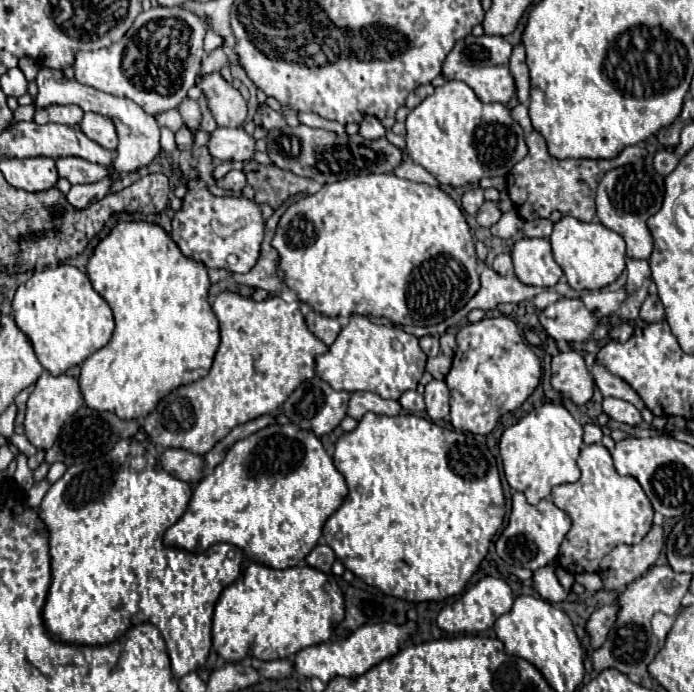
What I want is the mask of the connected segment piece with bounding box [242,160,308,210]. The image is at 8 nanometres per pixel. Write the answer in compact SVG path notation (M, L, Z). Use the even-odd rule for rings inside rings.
M254 160L246 162L244 170L248 184L254 188L254 200L258 204L270 204L274 210L282 206L288 198L306 192L308 180L300 178L288 170L282 170L274 164L262 166Z

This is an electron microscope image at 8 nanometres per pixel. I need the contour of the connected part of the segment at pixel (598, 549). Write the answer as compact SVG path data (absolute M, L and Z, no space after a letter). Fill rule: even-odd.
M604 444L584 446L578 458L582 476L574 484L554 486L550 500L572 518L572 528L566 534L558 562L572 574L596 572L600 560L616 544L638 544L652 528L654 508L646 498L636 478L620 476L612 464L612 456Z

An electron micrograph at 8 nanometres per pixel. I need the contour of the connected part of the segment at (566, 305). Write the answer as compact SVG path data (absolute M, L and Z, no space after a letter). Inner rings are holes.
M560 298L542 310L540 324L556 342L590 342L600 320L580 298Z

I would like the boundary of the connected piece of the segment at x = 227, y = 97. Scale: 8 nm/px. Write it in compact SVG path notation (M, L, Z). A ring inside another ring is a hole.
M210 72L200 80L202 96L208 102L208 110L216 118L218 126L238 128L246 120L246 100L242 94L224 80L220 72Z

